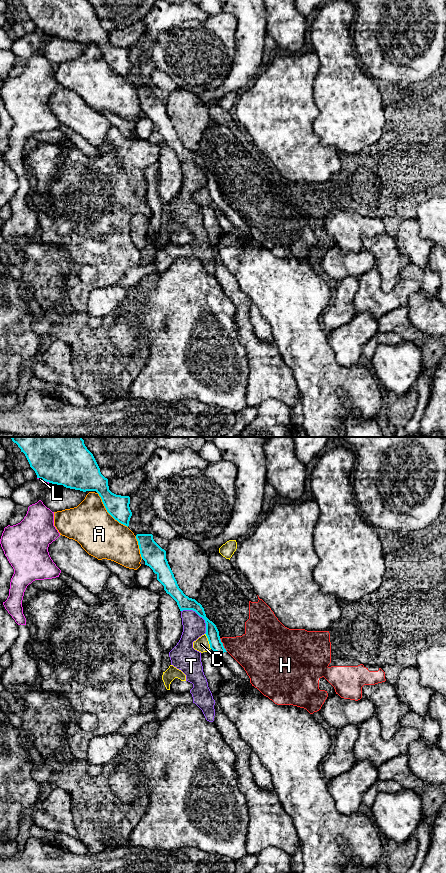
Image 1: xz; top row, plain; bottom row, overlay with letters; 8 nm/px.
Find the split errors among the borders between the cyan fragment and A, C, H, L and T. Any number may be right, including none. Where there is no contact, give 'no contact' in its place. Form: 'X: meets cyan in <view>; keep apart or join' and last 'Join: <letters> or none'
A: meets cyan in xz; keep apart
C: meets cyan in xz; keep apart
H: meets cyan in xz; keep apart
L: meets cyan in xz; keep apart
T: meets cyan in xz; keep apart
Join: none

